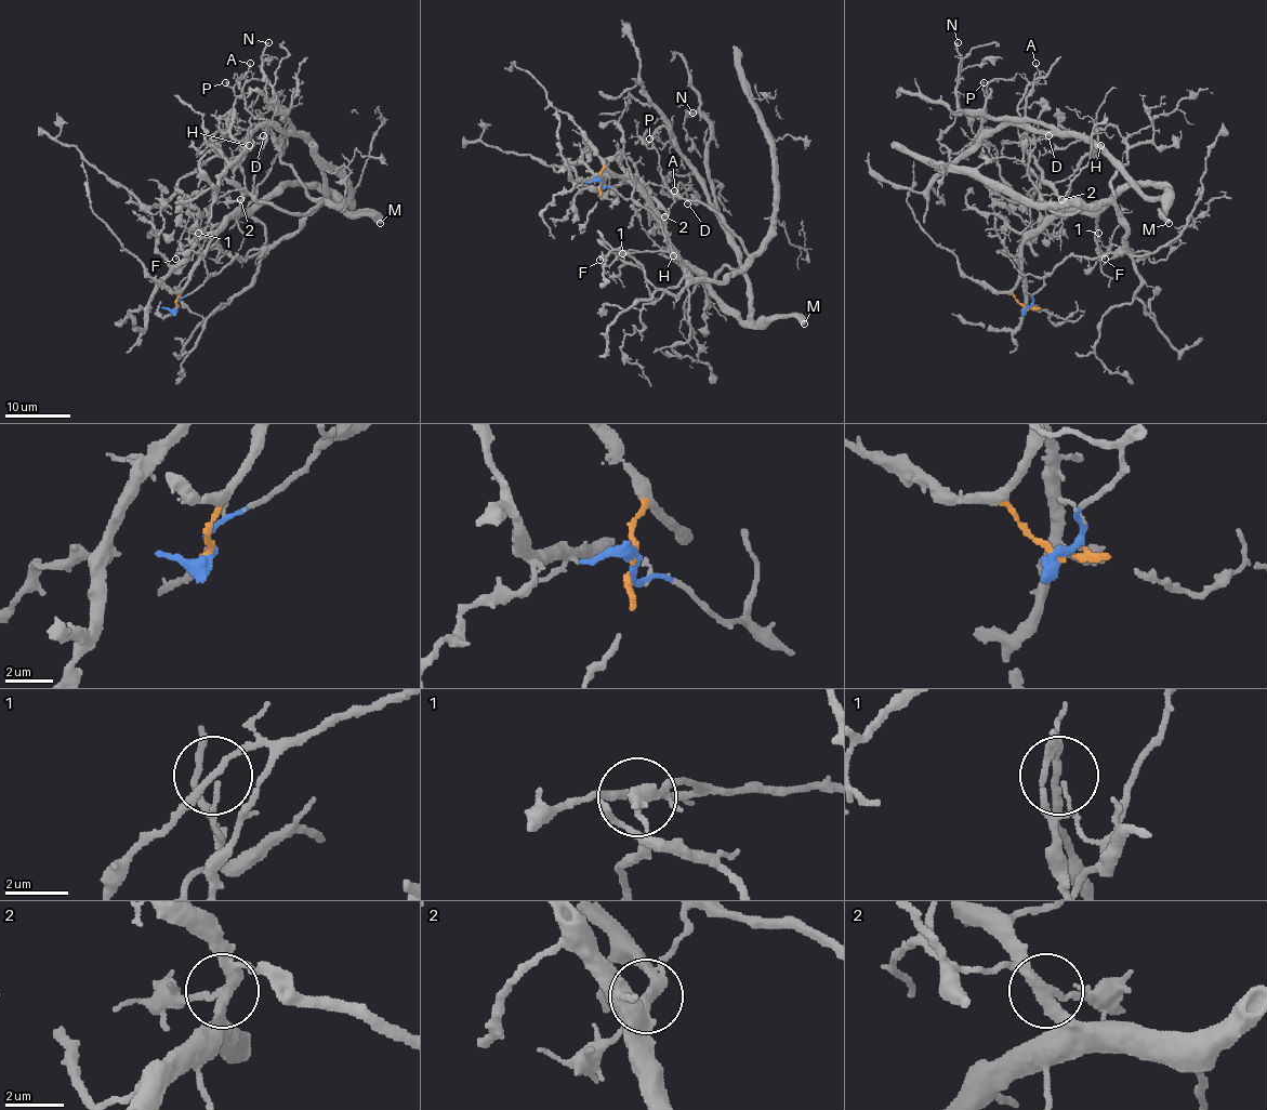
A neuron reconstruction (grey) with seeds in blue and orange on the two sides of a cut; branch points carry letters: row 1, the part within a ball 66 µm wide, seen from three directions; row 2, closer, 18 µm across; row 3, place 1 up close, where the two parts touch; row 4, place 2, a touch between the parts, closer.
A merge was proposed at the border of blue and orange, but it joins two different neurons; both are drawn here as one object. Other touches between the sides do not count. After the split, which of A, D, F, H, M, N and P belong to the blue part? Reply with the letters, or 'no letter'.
no letter

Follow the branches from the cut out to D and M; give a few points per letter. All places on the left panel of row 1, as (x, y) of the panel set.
D: (176, 308), (236, 213), (284, 185), (326, 197), (299, 134), (271, 124), (264, 136)
M: (176, 308), (207, 245), (236, 213), (252, 213), (284, 185), (330, 190), (353, 213), (371, 213), (381, 223)

